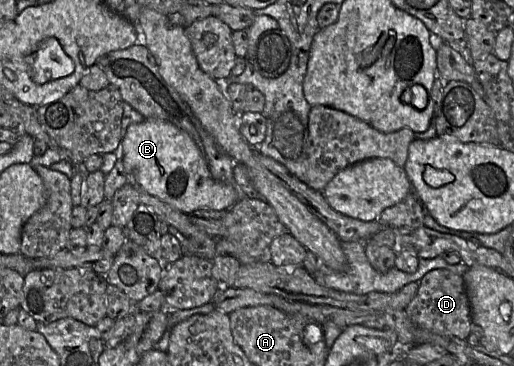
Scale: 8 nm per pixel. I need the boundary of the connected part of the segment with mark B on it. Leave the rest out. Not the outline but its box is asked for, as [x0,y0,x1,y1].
[121,119,238,214]

